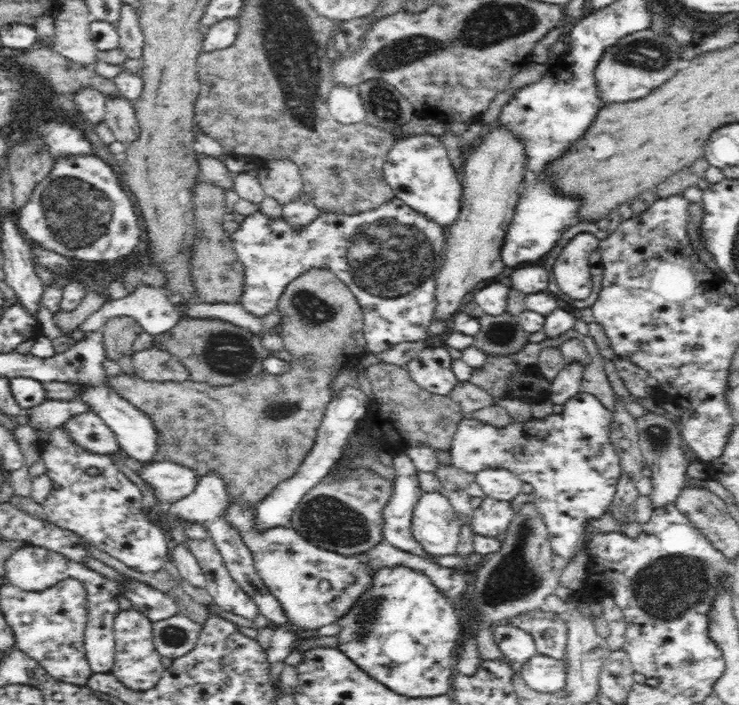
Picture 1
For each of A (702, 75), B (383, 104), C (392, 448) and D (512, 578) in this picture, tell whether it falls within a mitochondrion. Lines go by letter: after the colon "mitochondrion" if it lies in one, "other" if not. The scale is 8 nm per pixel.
A: other
B: mitochondrion
C: other
D: mitochondrion

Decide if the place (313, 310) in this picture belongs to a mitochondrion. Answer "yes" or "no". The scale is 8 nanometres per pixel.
yes

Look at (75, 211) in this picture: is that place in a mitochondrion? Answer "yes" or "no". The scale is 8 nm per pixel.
yes

